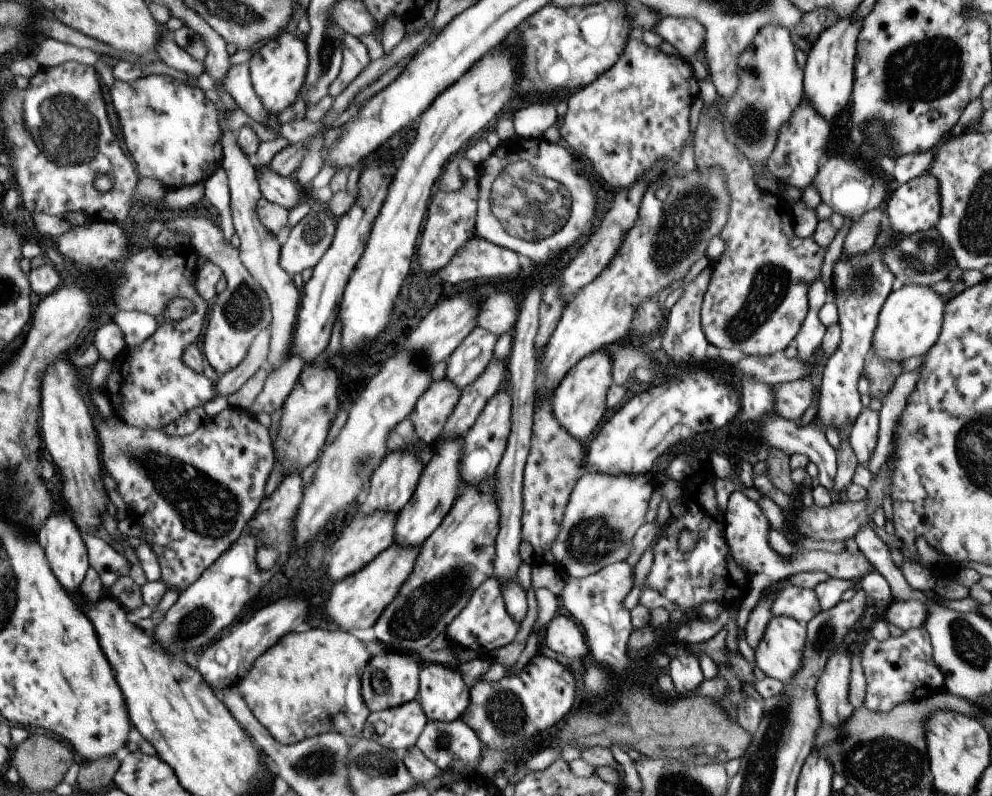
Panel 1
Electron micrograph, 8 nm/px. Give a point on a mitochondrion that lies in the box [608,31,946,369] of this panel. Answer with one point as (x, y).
(684, 222)

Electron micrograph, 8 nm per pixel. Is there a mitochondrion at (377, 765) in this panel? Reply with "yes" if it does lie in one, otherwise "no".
yes

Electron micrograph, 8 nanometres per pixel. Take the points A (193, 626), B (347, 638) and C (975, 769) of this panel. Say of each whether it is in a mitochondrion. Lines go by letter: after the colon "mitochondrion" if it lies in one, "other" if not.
A: mitochondrion
B: other
C: other

